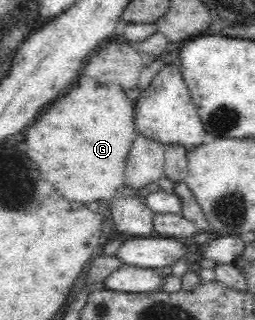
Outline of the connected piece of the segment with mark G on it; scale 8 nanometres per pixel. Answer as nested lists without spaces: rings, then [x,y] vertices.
[[[98,85],[94,89],[90,87],[70,87],[70,91],[66,95],[60,94],[58,99],[54,99],[42,113],[40,117],[26,127],[26,145],[28,145],[28,157],[34,161],[34,165],[40,169],[40,173],[46,177],[46,181],[50,181],[54,185],[54,189],[58,189],[66,199],[74,199],[74,201],[80,201],[80,203],[90,203],[94,199],[110,199],[114,197],[114,193],[123,186],[125,175],[125,161],[129,154],[130,147],[132,147],[132,141],[136,135],[135,121],[134,121],[134,104],[130,103],[128,96],[126,96],[125,90],[120,88],[120,85]]]

